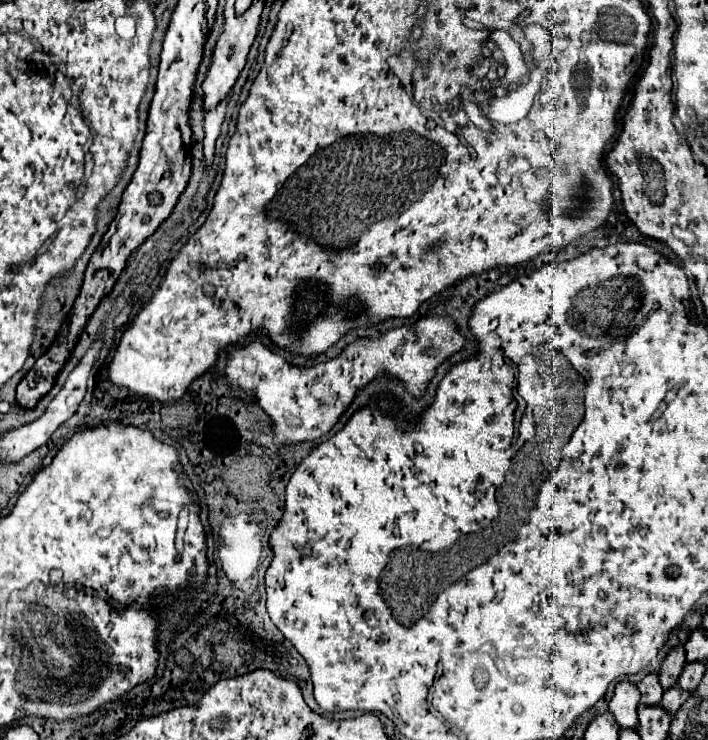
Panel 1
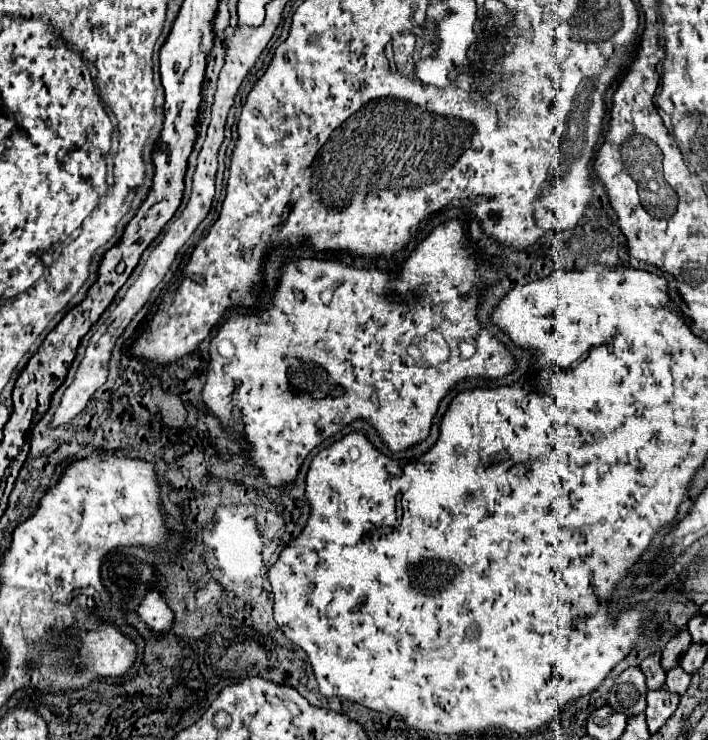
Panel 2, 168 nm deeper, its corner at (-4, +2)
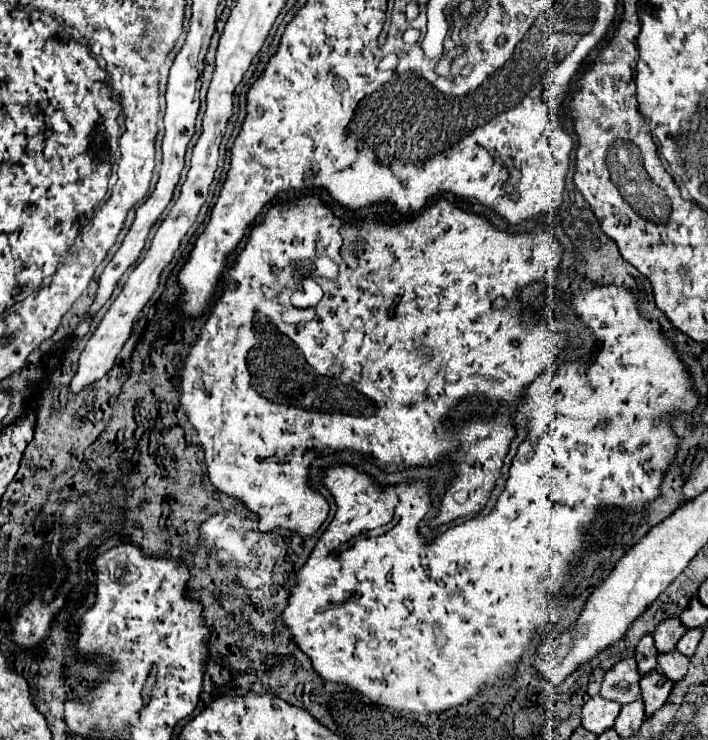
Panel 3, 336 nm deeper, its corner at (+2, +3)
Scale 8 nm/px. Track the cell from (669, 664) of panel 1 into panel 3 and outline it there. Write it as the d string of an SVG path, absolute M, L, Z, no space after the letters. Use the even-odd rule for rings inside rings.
M665 619L661 621L655 631L653 631L653 639L655 639L655 647L659 653L667 653L671 649L675 649L677 641L683 637L685 627L679 619Z

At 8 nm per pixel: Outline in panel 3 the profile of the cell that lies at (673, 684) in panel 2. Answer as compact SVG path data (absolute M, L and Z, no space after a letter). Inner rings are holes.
M673 649L671 653L659 653L657 655L657 665L659 665L659 671L665 677L671 677L671 681L679 681L687 673L689 657L683 657L683 653Z

